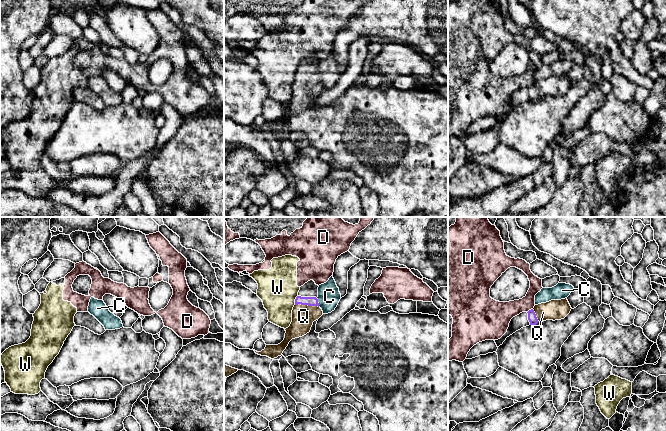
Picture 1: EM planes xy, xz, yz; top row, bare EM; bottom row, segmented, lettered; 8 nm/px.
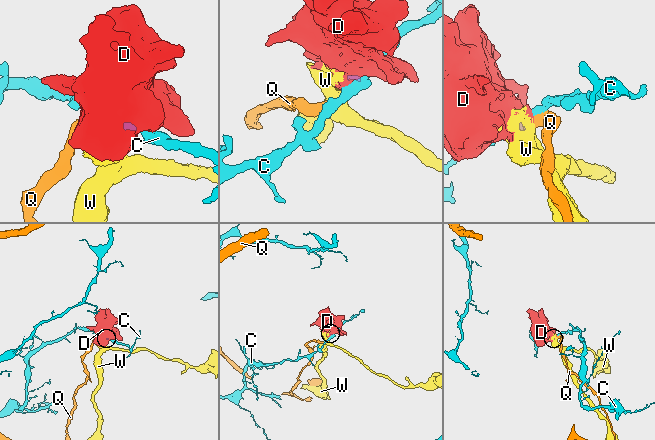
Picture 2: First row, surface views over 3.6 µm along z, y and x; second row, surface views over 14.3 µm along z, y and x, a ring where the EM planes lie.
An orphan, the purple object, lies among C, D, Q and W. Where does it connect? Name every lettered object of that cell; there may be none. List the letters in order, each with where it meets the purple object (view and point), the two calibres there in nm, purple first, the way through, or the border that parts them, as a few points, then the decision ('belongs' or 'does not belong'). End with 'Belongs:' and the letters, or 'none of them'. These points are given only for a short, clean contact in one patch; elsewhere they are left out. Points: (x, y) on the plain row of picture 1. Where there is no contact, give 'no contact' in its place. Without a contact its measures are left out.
C: meets purple in xz at (317, 78); 80 nm thick on the purple side, 180 nm on the other; border along xz (316, 74), (319, 82); does not belong
D: meets purple in yz at (529, 86); 70 nm thick on the purple side, 200 nm on the other; border along yz (532, 84), (527, 88); does not belong
Q: meets purple in xz at (307, 80); 80 nm thick on the purple side, 190 nm on the other; runs through xz (310, 77), (307, 80), (303, 92); belongs
W: meets purple in xz at (295, 76); 80 nm thick on the purple side, 320 nm on the other; border along xz (297, 71), (294, 80); does not belong
Belongs: Q

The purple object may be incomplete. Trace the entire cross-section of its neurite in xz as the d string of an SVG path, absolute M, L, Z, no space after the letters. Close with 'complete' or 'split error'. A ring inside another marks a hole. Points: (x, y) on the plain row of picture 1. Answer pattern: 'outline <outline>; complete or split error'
outline M313 56L300 63L292 86L292 98L285 105L284 116L278 121L266 121L261 128L255 127L256 130L271 135L277 134L282 131L292 115L302 113L310 108L313 98L323 91L317 75L318 63Z; split error

